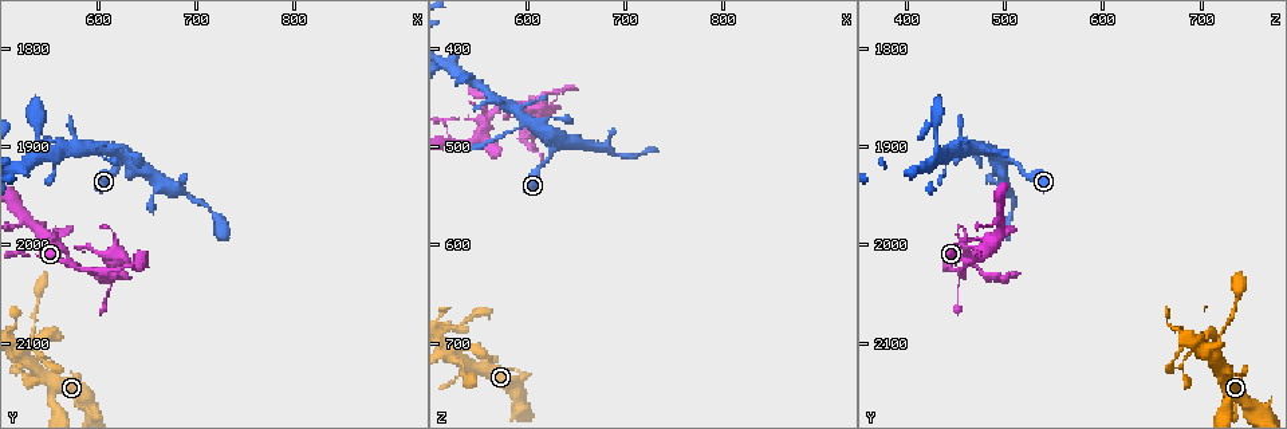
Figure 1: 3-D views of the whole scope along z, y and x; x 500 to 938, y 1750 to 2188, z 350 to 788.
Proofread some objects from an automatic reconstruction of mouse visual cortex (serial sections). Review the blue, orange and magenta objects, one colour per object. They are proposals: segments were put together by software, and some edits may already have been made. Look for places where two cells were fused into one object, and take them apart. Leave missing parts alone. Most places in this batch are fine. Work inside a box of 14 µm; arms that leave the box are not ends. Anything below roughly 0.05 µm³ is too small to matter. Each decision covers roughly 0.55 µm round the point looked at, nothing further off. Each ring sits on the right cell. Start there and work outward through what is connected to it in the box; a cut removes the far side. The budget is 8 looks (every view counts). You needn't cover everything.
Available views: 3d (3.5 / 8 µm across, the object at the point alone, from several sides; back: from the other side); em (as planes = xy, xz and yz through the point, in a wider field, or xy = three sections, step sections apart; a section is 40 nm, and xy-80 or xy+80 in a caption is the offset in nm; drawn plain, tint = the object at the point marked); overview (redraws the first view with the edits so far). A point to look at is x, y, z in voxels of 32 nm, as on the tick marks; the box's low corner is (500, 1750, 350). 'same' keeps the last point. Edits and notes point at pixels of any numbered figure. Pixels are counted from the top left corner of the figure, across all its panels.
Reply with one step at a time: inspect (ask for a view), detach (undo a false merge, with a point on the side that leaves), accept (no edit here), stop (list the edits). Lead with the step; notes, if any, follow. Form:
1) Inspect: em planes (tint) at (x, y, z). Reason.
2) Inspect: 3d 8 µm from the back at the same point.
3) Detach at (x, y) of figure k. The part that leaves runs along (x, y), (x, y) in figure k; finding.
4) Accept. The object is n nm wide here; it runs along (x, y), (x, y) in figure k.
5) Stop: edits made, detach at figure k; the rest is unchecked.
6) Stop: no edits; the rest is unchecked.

Inspect: 3d 3.5 µm at (530, 2100, 705). Four arms meet.

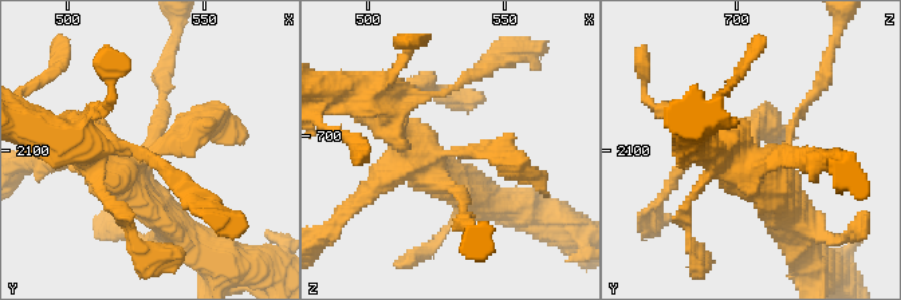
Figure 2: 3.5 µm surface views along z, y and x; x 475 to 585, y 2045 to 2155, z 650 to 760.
Inspect: em planes (tint) at (530, 2101, 706). 4 arms meet here; the arms are 250, 300, 300, 400 nm wide.

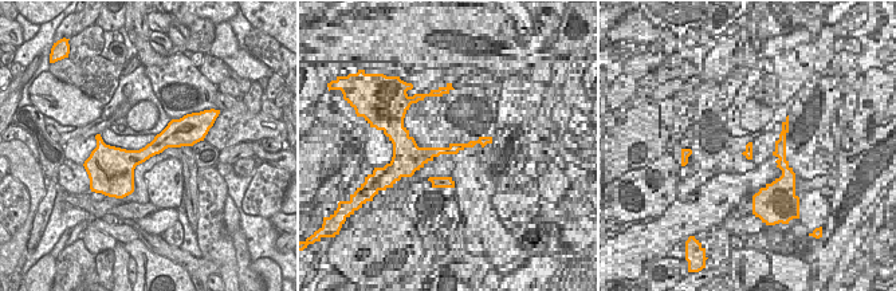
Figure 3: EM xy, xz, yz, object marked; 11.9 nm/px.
Accept. The object is 220 nm wide here; it runs along (152, 208), (118, 174), (225, 126) in figure 2; continuous, no second cell.

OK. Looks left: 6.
Inspect: 3d 3.5 µm at (610, 2025, 455). Three arms meet.

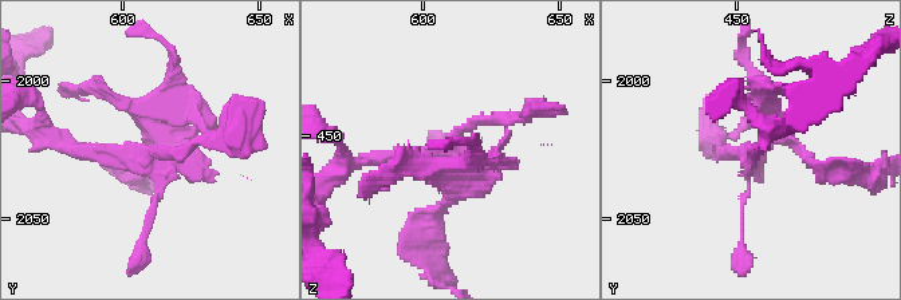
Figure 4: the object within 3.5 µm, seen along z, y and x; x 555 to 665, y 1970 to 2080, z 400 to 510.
Inspect: em xy step 1 (tint) at (607, 2024, 454). Need the tissue.

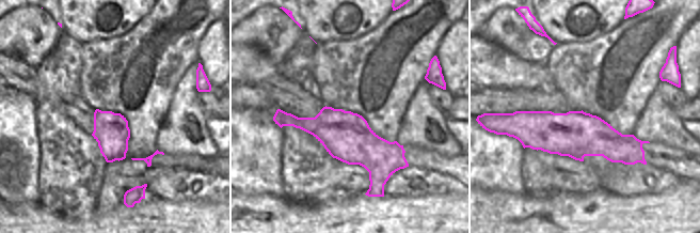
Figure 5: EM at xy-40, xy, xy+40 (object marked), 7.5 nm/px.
Inspect: em xy step 2 (tint) at the same point.

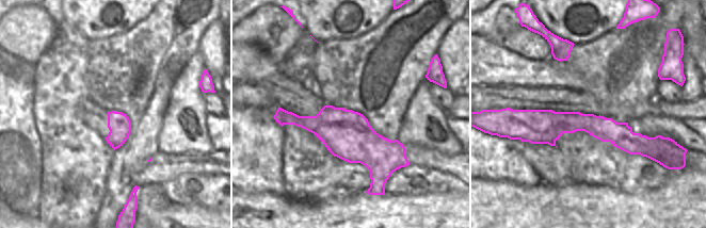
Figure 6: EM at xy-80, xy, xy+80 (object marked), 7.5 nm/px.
Detach at (154, 103) of figure 4. The part that leaves runs along (463, 165), (431, 213), (431, 271) in figure 4; a second cell is stuck on.

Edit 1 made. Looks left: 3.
Inspect: 3d 3.5 µm at (550, 1995, 485).

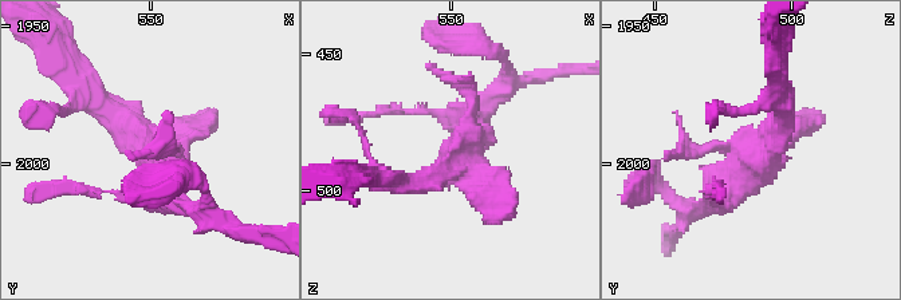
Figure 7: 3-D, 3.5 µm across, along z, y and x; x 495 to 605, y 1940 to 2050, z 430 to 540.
Inspect: em xy step 3 (tint) at (551, 1996, 489). Now the EM.

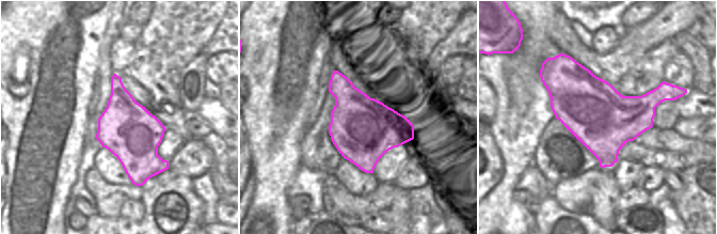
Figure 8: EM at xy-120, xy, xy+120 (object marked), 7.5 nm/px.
Accept. It runs along (184, 208), (89, 93) in figure 7; continuous, no second cell.

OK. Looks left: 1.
Stop: edits made, detach at figure 4; the rest is unchecked.

